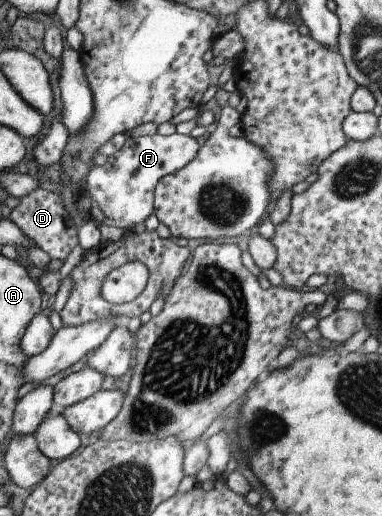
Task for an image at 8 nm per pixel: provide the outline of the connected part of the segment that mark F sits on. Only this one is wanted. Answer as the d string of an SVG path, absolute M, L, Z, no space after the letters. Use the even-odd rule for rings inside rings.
M127 134L123 146L108 156L107 162L97 165L80 186L81 197L90 198L91 220L97 226L115 226L132 231L136 224L145 222L156 210L156 185L161 178L183 169L199 151L199 144L190 135L171 134L131 136Z

